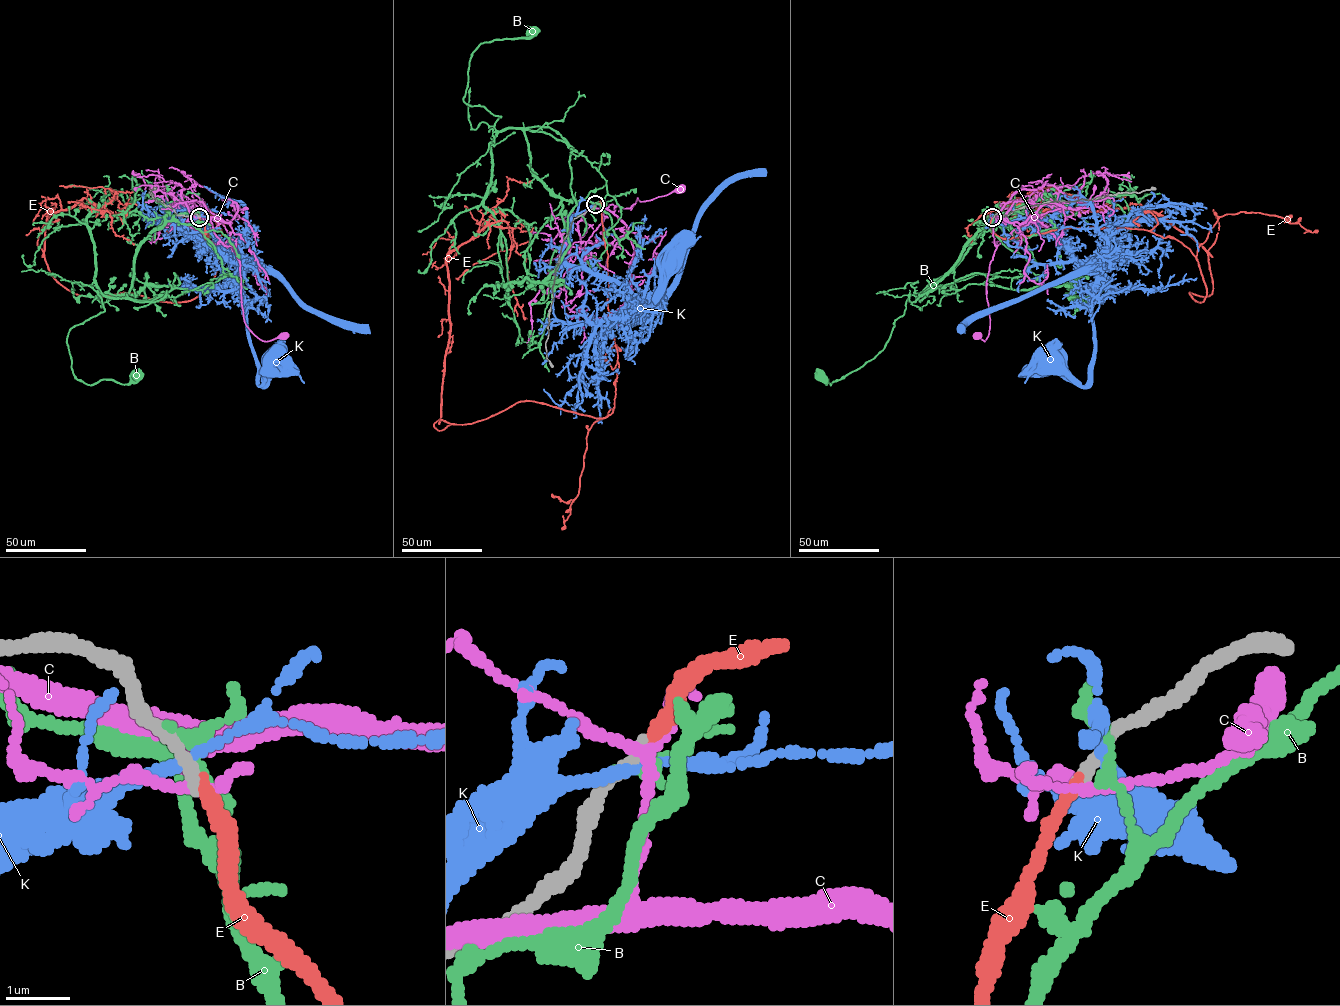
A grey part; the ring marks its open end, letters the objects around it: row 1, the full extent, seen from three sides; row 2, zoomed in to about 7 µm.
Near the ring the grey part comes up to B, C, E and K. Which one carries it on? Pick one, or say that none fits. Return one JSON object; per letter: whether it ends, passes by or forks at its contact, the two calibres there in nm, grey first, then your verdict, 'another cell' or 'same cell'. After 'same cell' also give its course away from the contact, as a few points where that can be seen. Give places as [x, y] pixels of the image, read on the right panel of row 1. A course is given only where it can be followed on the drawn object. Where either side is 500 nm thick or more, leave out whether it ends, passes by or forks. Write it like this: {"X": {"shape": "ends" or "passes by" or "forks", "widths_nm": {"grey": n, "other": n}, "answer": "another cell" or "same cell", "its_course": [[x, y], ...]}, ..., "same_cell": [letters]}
{"B": {"shape": "passes by", "widths_nm": {"grey": 280, "other": 180}, "answer": "another cell"}, "C": {"shape": "forks", "widths_nm": {"grey": 200, "other": 140}, "answer": "another cell"}, "E": {"shape": "ends", "widths_nm": {"grey": 200, "other": 200}, "answer": "same cell", "its_course": [[992, 217], [1173, 237], [1212, 293], [1161, 216], [1009, 207], [1106, 195]]}, "K": {"shape": "passes by", "widths_nm": {"grey": 260, "other": 150}, "answer": "another cell"}, "same_cell": ["E"]}

